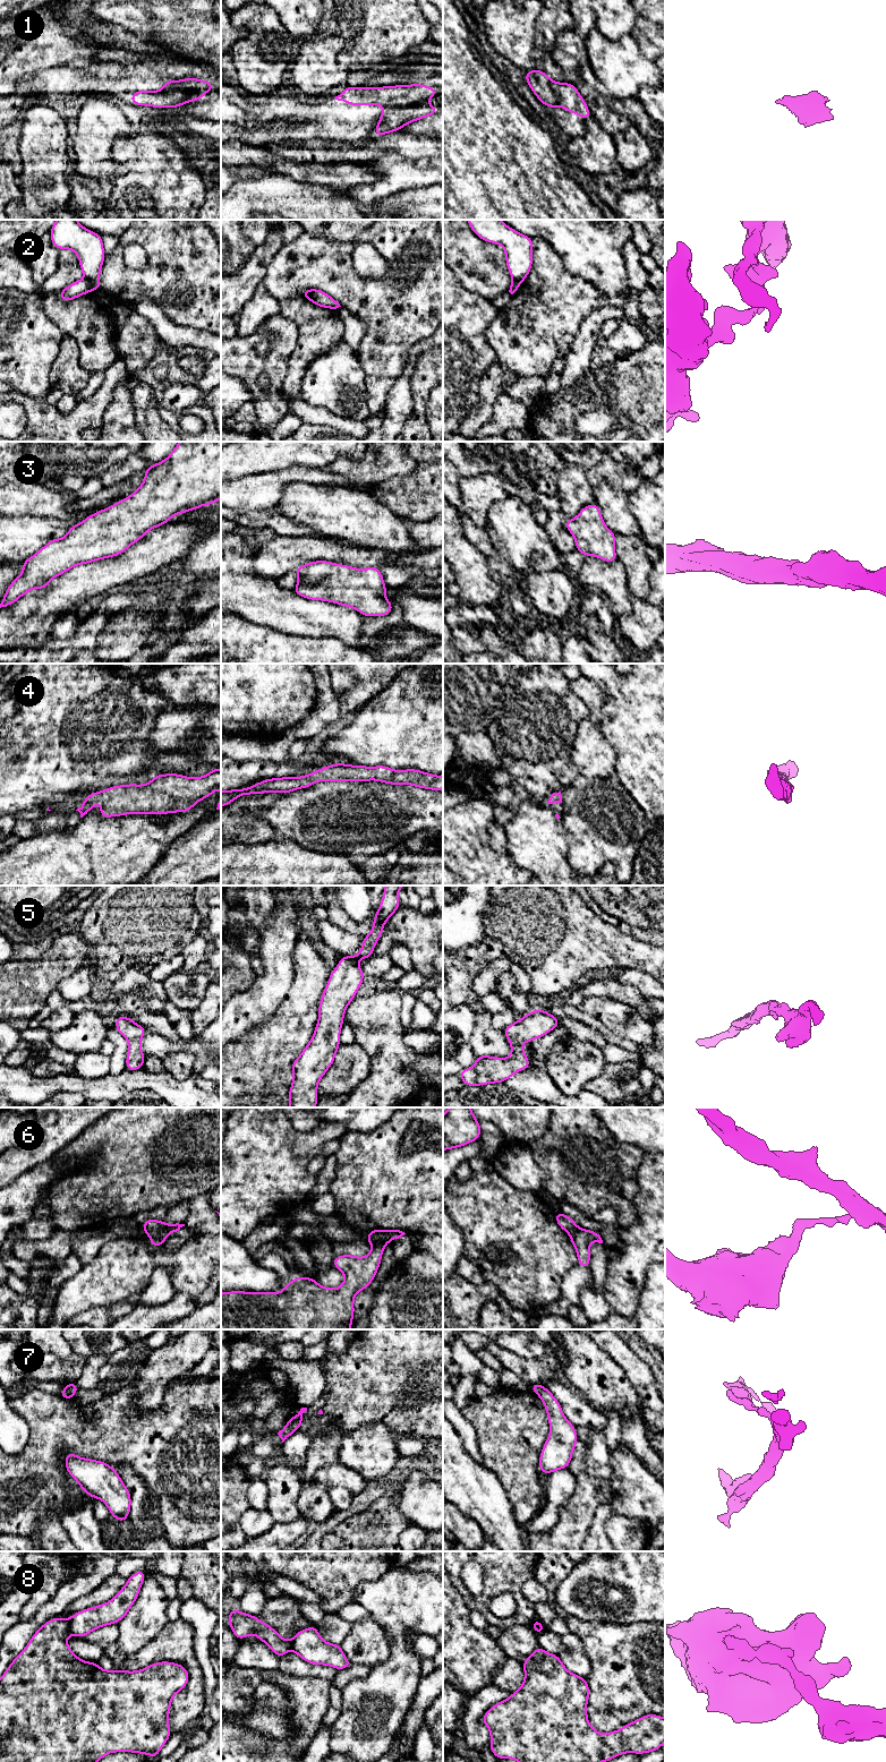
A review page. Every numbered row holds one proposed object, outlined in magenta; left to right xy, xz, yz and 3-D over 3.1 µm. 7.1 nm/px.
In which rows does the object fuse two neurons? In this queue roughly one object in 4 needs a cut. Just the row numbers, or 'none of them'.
1, 2, 6, 7, 8

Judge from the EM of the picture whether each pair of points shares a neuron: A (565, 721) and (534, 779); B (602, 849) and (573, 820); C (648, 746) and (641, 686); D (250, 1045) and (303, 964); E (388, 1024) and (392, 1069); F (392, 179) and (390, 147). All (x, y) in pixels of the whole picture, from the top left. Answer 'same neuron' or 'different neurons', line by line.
A: same neuron
B: same neuron
C: same neuron
D: same neuron
E: same neuron
F: different neurons

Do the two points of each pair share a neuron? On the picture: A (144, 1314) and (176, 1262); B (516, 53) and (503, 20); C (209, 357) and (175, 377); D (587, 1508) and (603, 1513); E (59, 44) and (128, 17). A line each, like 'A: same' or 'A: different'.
A: different
B: same
C: same
D: different
E: different

